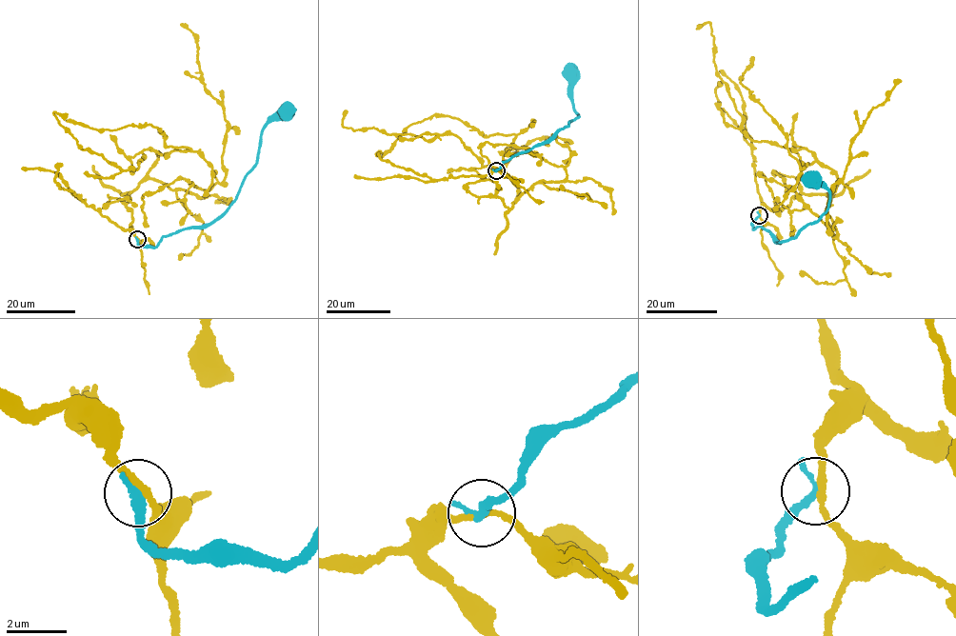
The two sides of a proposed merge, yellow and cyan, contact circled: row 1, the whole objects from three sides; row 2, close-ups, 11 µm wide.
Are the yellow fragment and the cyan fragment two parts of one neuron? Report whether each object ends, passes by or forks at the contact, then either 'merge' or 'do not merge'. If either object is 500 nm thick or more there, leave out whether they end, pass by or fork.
yellow passes by; cyan ends there; do not merge

